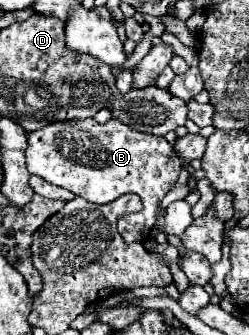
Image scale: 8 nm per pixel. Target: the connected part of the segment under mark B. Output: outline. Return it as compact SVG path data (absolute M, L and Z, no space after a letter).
M73 119L29 133L27 169L31 175L39 175L93 203L109 203L123 193L137 193L143 201L143 209L121 217L117 229L125 243L143 243L153 229L157 205L179 179L181 159L163 137L135 131L117 119L109 119L103 125L95 119Z

